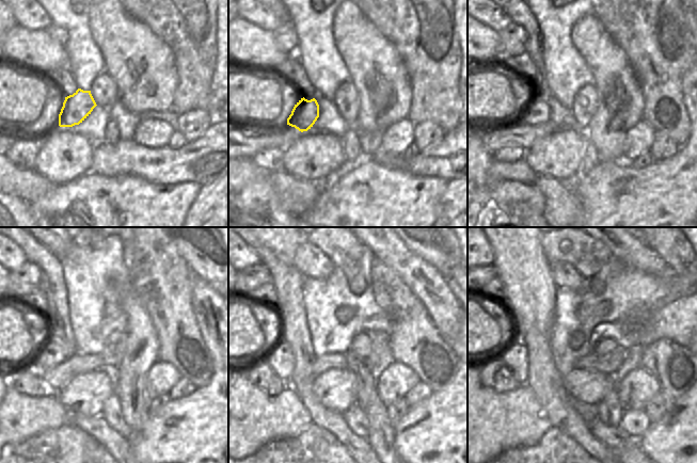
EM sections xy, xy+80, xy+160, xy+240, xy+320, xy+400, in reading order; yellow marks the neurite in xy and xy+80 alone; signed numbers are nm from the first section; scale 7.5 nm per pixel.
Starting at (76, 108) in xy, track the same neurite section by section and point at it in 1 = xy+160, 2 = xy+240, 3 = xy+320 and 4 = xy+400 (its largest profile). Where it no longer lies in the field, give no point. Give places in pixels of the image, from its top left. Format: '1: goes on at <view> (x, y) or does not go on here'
1: goes on at xy+160 (536, 112)
2: goes on at xy+240 (48, 354)
3: goes on at xy+320 (280, 357)
4: goes on at xy+400 (516, 355)

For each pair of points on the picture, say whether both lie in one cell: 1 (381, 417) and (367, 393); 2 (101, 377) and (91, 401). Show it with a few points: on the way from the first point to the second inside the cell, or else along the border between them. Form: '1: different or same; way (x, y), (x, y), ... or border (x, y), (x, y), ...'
1: different; border (378, 396), (363, 410)
2: same; way (98, 383), (91, 390), (91, 395)

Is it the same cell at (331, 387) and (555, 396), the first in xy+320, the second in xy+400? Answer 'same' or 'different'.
different

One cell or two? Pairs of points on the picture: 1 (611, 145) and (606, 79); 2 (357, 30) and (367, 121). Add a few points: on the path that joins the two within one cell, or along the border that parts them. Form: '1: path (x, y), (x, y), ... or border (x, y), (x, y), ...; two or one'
1: path (605, 129), (605, 125), (612, 115), (612, 95); one
2: path (362, 52), (362, 82), (367, 92), (367, 98); one

